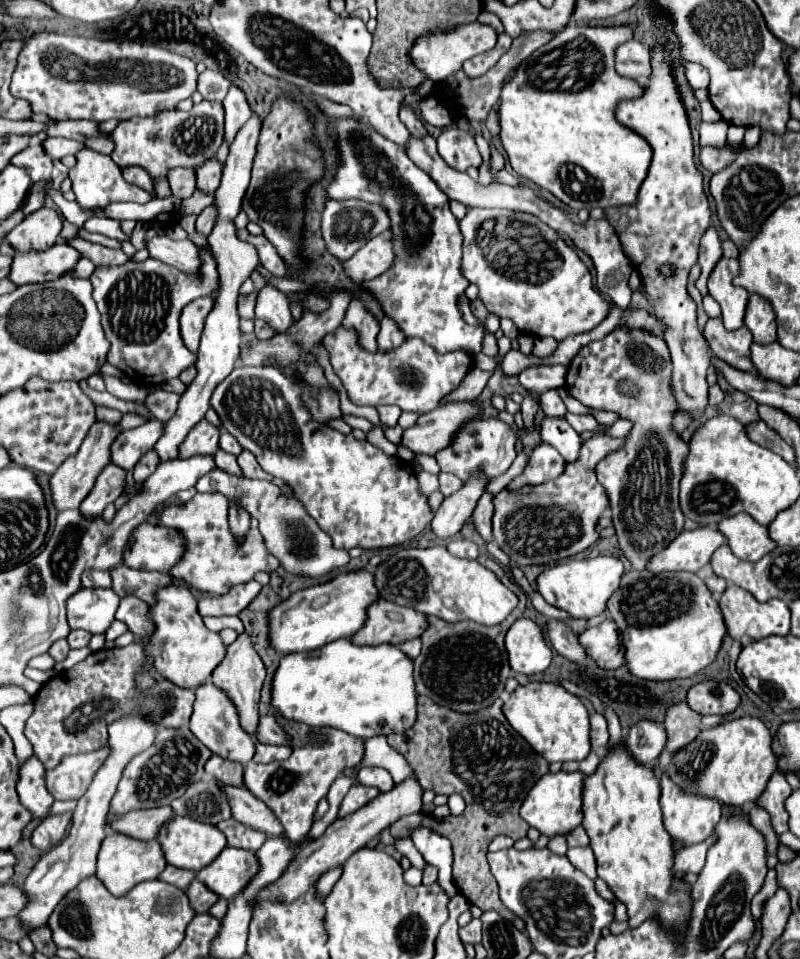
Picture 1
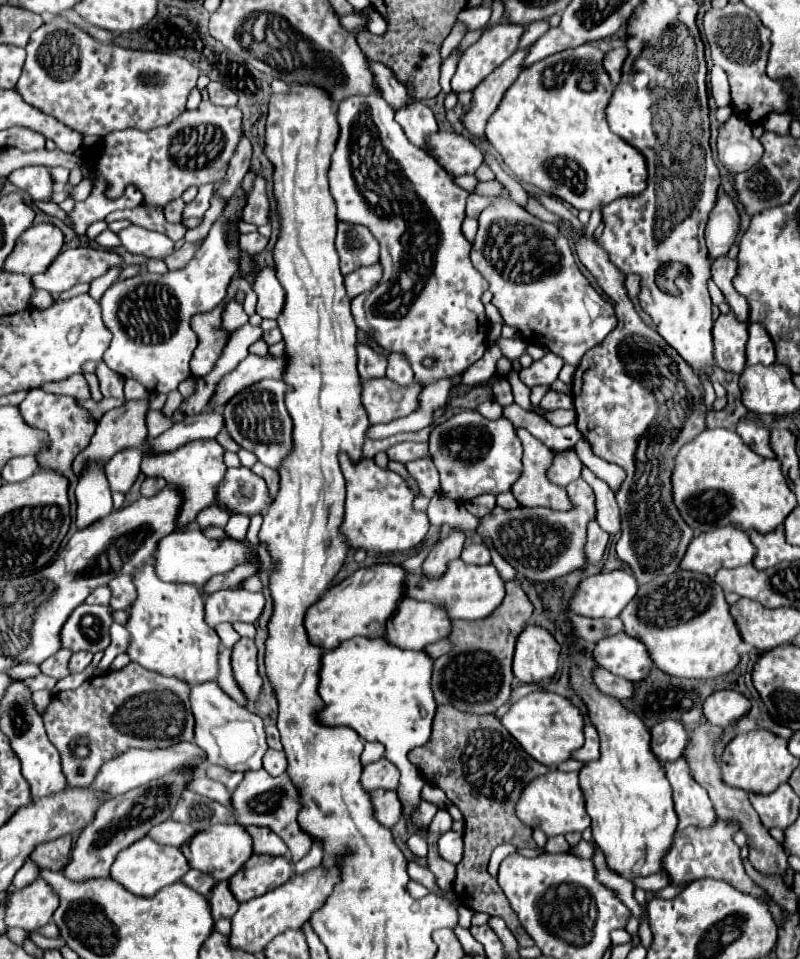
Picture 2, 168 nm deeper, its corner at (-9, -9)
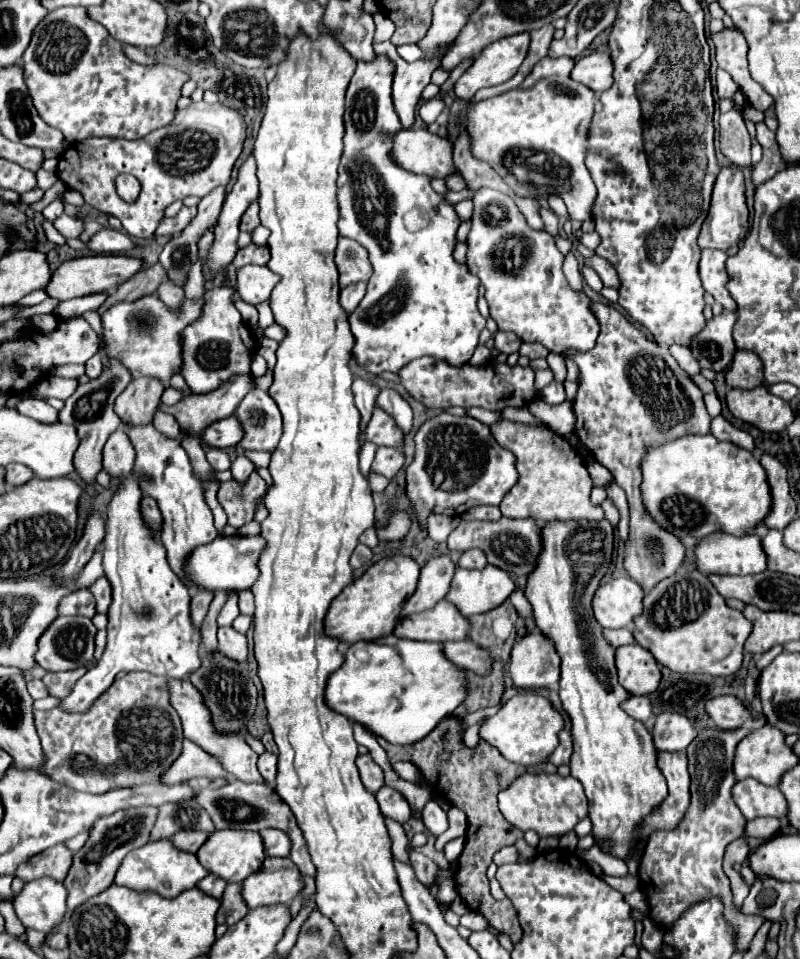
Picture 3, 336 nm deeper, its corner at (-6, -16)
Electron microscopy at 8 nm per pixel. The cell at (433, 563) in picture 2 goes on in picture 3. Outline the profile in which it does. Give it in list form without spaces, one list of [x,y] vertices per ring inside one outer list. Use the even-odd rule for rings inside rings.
[[[442,554],[442,556],[430,558],[420,570],[416,592],[406,600],[402,616],[428,610],[436,602],[440,602],[448,594],[454,570],[456,570],[456,564],[450,560],[450,556]]]

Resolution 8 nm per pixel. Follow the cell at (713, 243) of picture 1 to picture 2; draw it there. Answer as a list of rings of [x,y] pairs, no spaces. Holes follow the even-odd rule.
[[[727,193],[719,195],[715,207],[709,213],[709,221],[705,229],[705,243],[713,259],[719,255],[727,255],[729,247],[733,245],[739,233],[739,223],[741,217],[735,201]]]

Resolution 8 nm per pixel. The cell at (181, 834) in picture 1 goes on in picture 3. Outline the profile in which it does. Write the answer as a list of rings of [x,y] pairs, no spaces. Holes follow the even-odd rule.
[[[216,830],[208,836],[202,848],[196,852],[200,864],[214,876],[220,876],[228,884],[240,884],[246,876],[254,874],[260,864],[264,862],[262,840],[258,832],[244,832],[244,830]]]

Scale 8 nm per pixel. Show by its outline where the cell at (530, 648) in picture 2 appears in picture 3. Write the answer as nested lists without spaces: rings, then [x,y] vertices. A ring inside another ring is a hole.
[[[530,632],[512,648],[508,670],[516,688],[550,688],[560,680],[560,658],[542,632]]]

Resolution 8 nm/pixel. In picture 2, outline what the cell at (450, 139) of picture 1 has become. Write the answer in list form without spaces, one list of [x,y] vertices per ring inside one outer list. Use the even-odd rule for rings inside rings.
[[[437,131],[427,135],[427,147],[431,149],[433,159],[453,177],[465,173],[473,175],[475,169],[483,163],[479,147],[453,131]]]

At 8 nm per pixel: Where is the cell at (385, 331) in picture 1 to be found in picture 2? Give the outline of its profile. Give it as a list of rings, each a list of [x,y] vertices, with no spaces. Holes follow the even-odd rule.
[[[391,353],[389,355],[389,367],[387,367],[387,379],[391,379],[393,383],[397,385],[413,385],[413,371],[411,367],[407,365],[405,357],[401,357],[399,353]]]

